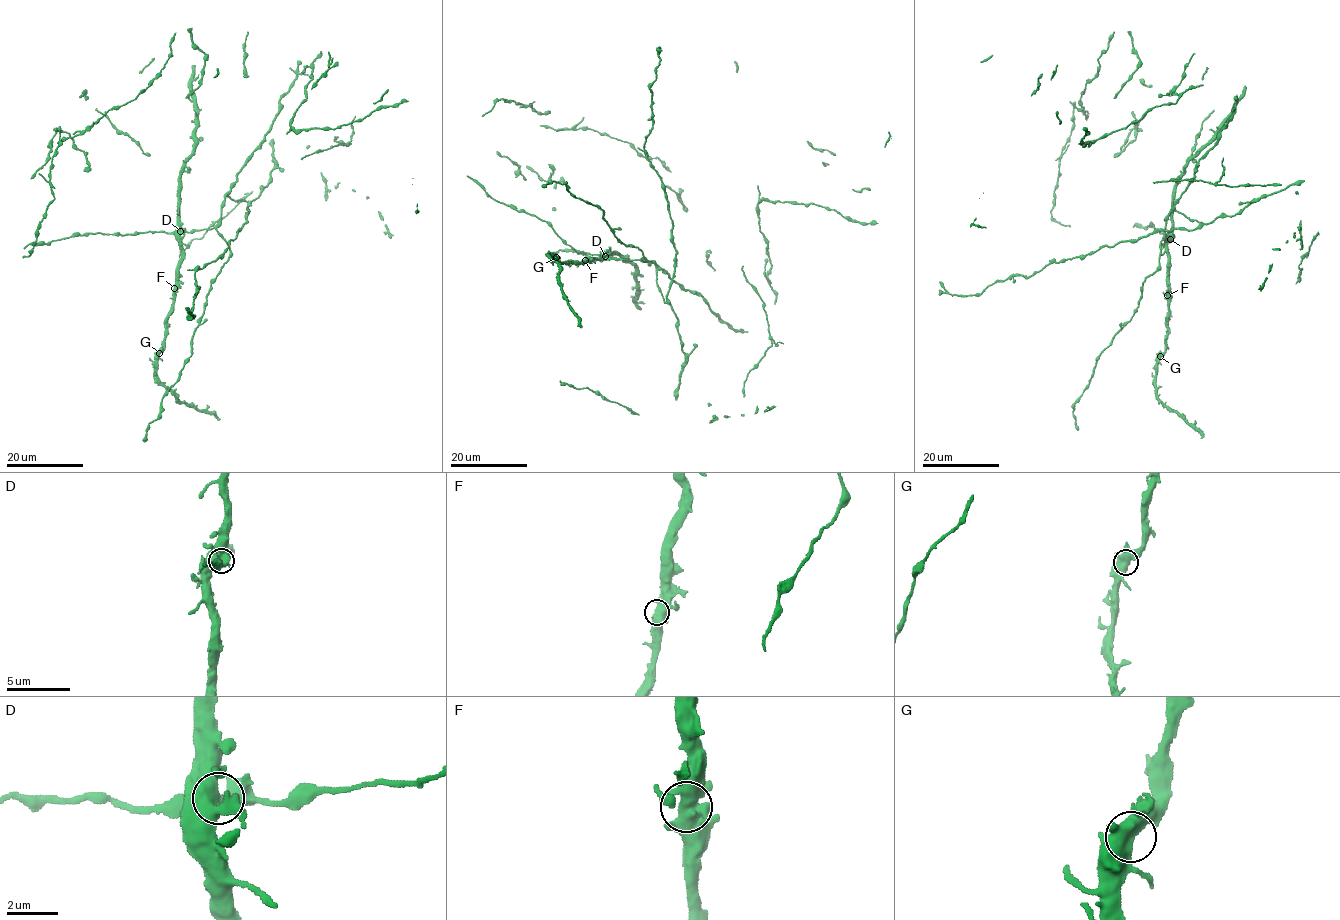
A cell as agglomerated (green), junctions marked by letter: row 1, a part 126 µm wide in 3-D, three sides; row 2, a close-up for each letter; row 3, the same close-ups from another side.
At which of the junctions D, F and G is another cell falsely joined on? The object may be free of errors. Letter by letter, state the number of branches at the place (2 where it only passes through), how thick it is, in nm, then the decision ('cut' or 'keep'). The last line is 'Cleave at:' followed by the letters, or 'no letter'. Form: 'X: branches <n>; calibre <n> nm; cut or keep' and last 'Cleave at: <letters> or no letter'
D: branches 3; calibre 600 nm; keep
F: branches 3; calibre 480 nm; keep
G: branches 3; calibre 550 nm; keep
Cleave at: no letter

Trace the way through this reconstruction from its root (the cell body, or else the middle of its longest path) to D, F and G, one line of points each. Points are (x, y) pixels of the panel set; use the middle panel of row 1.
D: (647, 261), (605, 257)
F: (647, 261), (607, 258), (604, 253), (599, 260), (585, 260)
G: (647, 261), (607, 258), (604, 253), (599, 260), (561, 264), (556, 257)

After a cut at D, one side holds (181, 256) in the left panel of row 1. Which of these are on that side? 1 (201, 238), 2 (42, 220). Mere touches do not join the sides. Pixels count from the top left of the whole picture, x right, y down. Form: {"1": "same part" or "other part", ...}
{"1": "same part", "2": "same part"}

